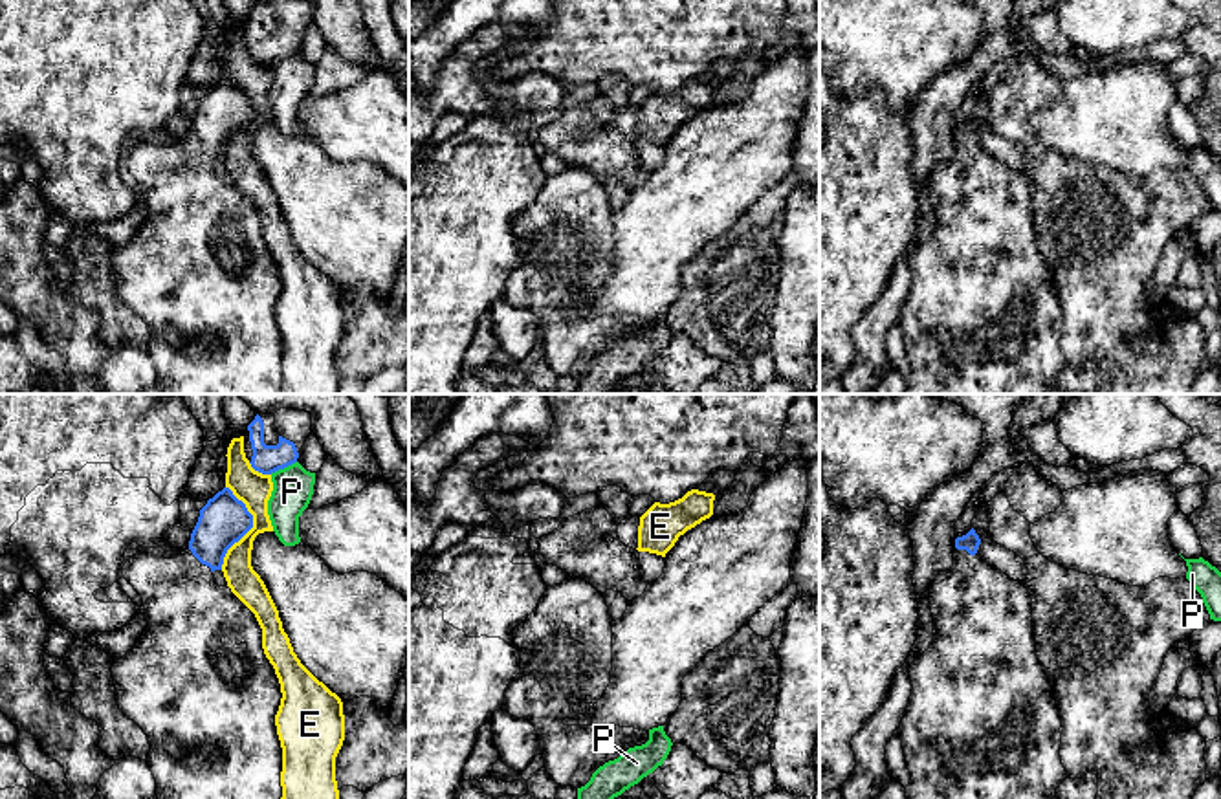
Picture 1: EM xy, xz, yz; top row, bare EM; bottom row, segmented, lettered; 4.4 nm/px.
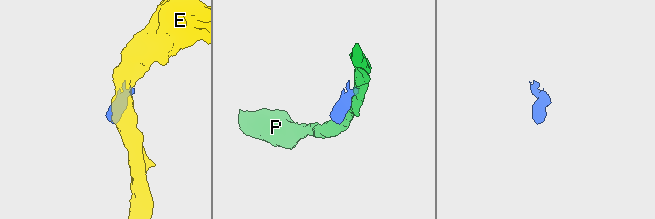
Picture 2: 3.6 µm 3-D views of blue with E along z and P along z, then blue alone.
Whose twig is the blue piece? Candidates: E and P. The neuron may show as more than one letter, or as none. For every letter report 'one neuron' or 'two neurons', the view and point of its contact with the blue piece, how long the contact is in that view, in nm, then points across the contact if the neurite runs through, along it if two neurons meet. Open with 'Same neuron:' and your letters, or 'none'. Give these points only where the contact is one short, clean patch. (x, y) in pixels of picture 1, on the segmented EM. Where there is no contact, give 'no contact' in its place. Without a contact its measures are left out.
Same neuron: none
E: two neurons; meets blue in xy at (250, 528); contact 360 nm long
P: two neurons; meets blue in xy at (283, 468); contact 130 nm long; border along xy (296, 460), (270, 473)

